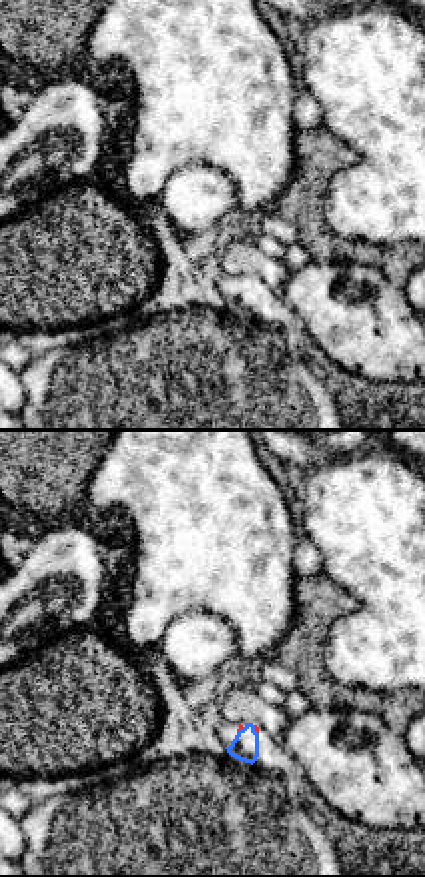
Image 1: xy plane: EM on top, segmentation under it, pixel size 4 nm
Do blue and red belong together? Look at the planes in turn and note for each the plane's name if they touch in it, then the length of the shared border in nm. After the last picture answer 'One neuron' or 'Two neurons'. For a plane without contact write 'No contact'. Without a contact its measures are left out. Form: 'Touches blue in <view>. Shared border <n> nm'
Touches blue in xy. Shared border 40 nm

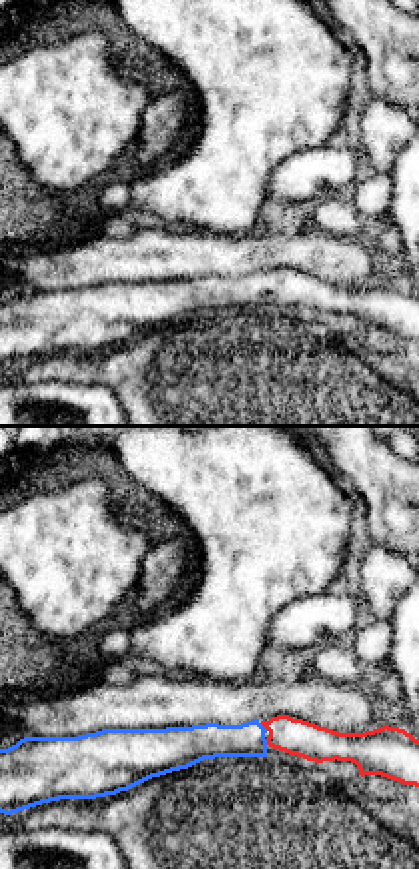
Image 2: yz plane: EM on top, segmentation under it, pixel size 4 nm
Touches blue in yz. Shared border 50 nm

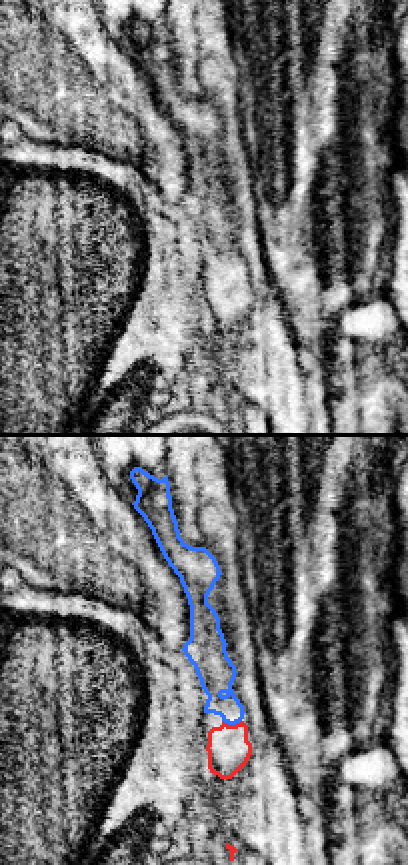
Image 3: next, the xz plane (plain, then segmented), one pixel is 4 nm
Touches blue in xz. Shared border 80 nm

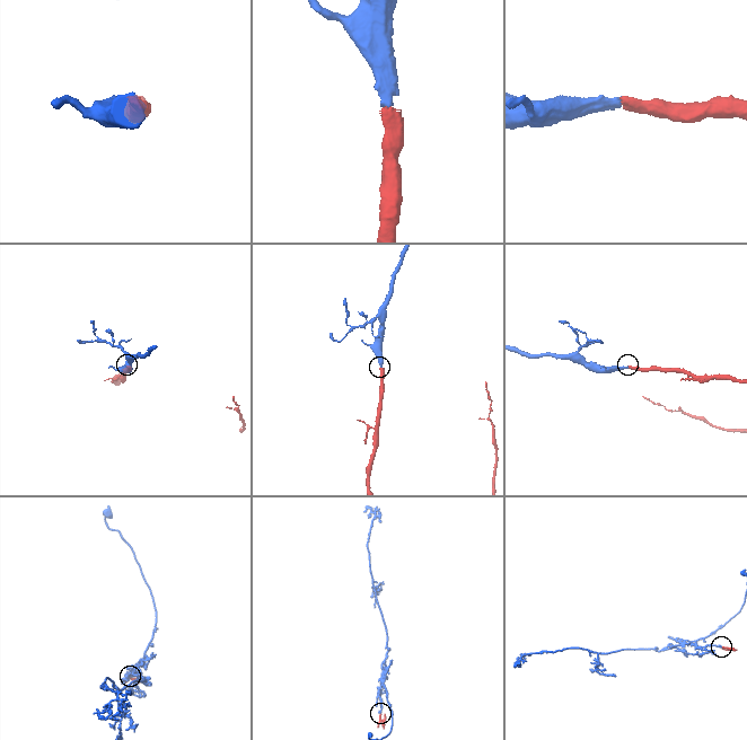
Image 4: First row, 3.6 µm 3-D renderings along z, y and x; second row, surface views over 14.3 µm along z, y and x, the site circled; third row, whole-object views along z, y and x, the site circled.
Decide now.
One neuron

